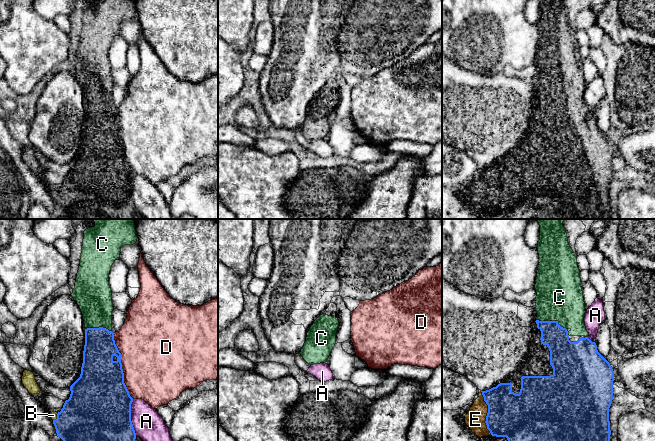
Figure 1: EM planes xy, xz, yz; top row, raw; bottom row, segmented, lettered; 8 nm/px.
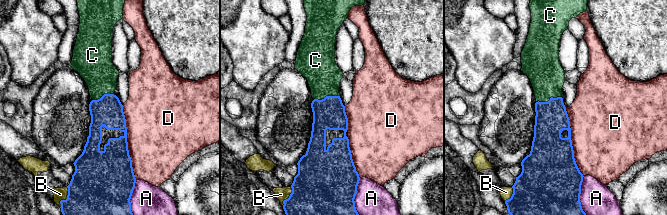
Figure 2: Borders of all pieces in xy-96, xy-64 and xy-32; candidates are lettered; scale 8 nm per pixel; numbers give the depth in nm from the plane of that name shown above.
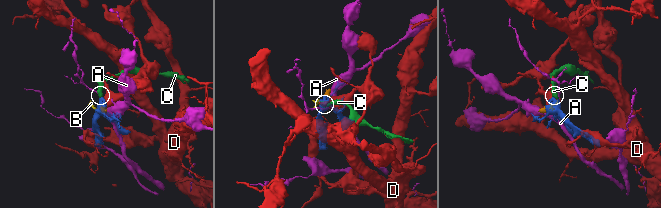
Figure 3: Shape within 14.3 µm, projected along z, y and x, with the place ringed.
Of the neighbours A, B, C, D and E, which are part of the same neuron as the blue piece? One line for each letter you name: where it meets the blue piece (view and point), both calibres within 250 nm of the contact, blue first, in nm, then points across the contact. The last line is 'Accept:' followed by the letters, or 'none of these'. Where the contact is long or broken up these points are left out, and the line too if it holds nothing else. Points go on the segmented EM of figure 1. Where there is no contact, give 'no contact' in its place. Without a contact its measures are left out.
C: contact yz (551, 321); calibres 200 and 360 nm; way yz (562, 350), (554, 334), (551, 321), (559, 307), (559, 297)
E: contact yz (487, 413); calibres 380 and 160 nm
Accept: C, E

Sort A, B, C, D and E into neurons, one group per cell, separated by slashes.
A / B / C E / D

